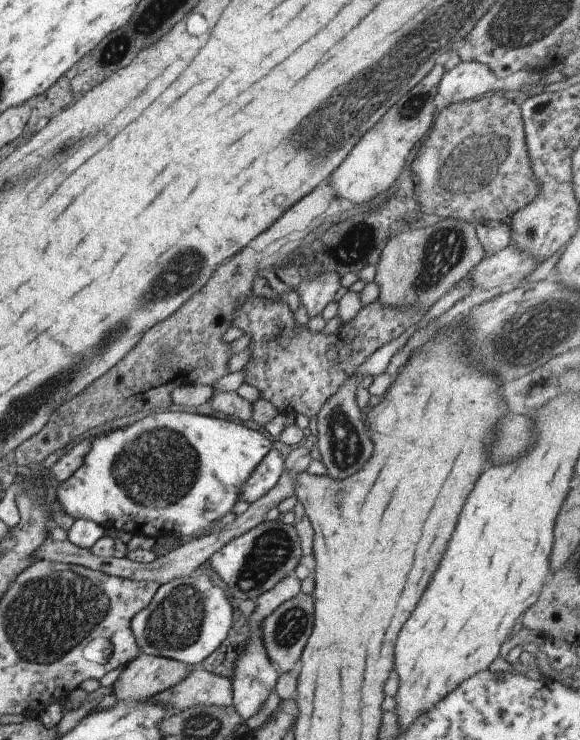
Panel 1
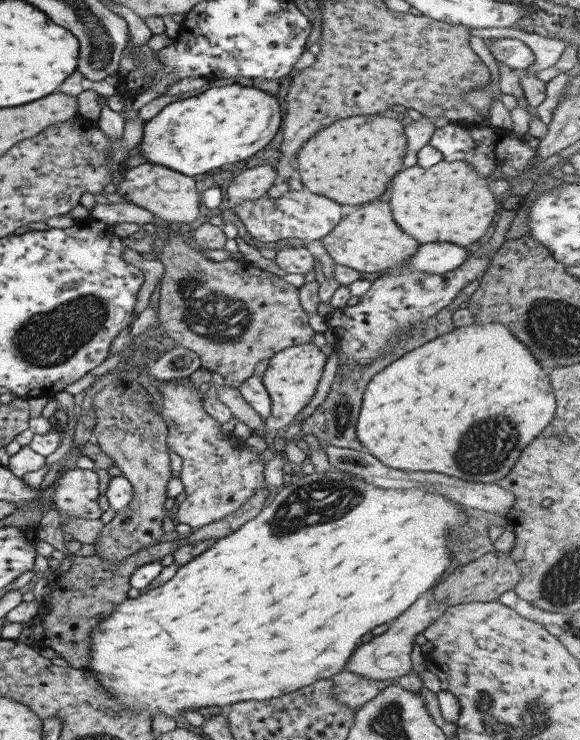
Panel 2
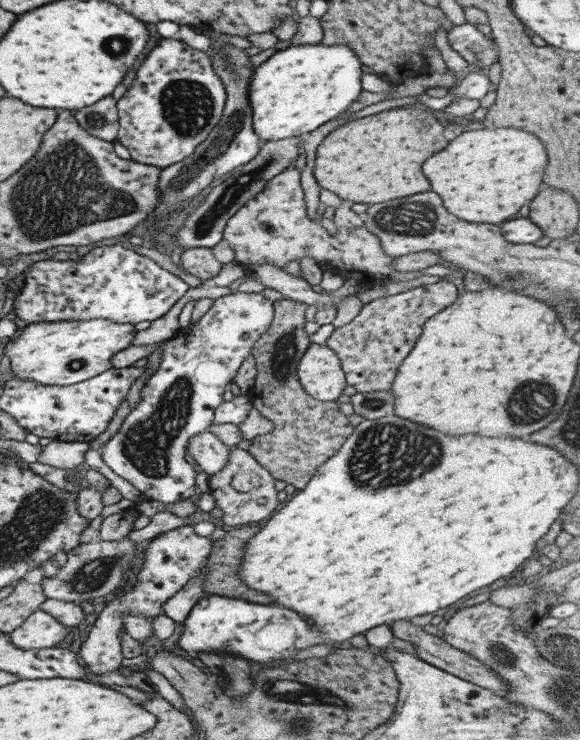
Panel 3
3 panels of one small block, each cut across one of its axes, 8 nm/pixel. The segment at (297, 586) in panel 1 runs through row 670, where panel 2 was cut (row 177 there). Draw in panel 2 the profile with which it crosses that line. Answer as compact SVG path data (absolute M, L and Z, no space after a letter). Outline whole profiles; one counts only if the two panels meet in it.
M258 165L238 174L226 190L230 206L255 201L266 195L278 176L274 169L271 165Z

